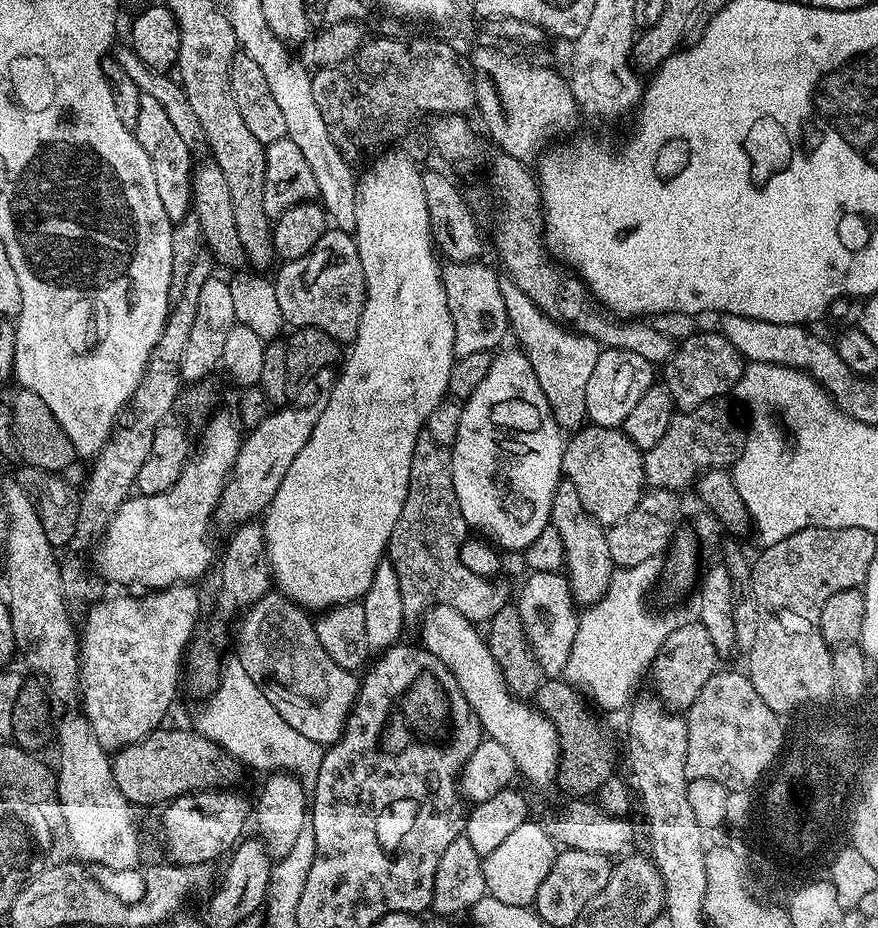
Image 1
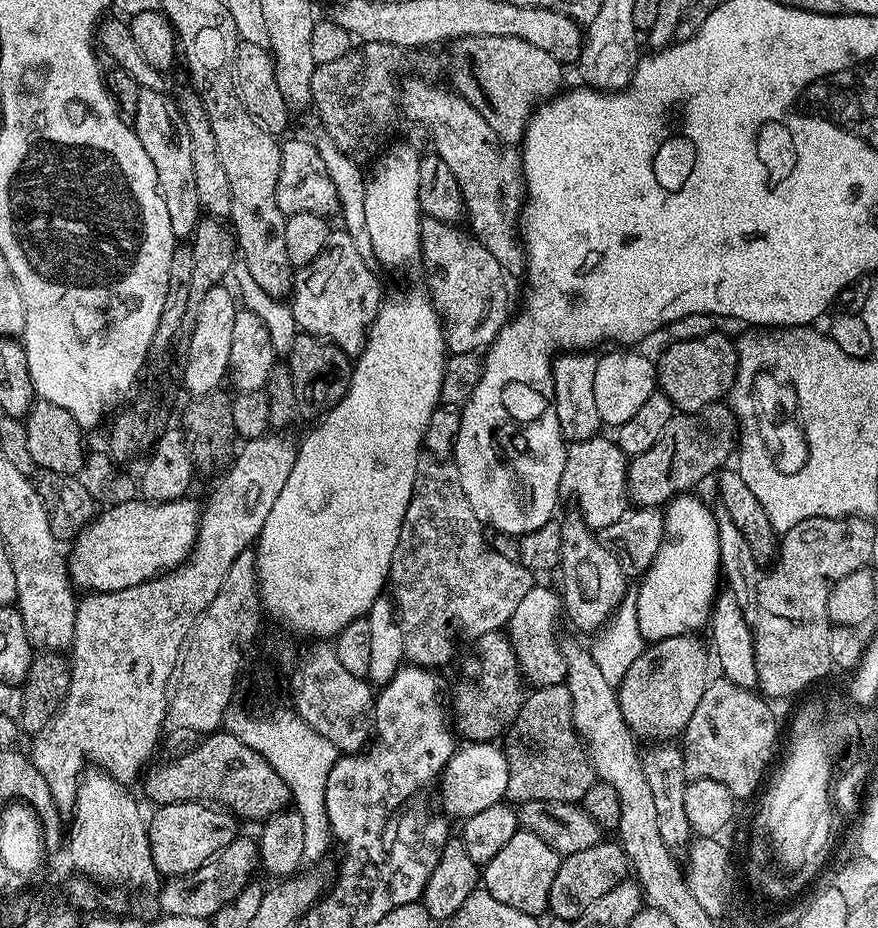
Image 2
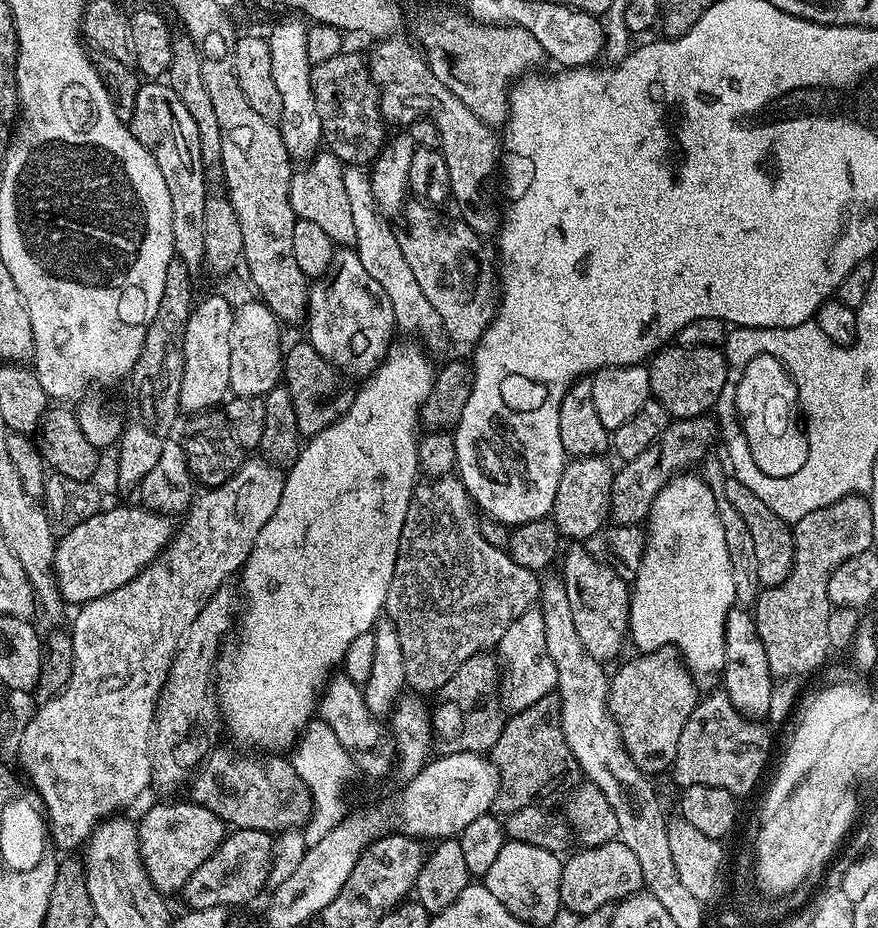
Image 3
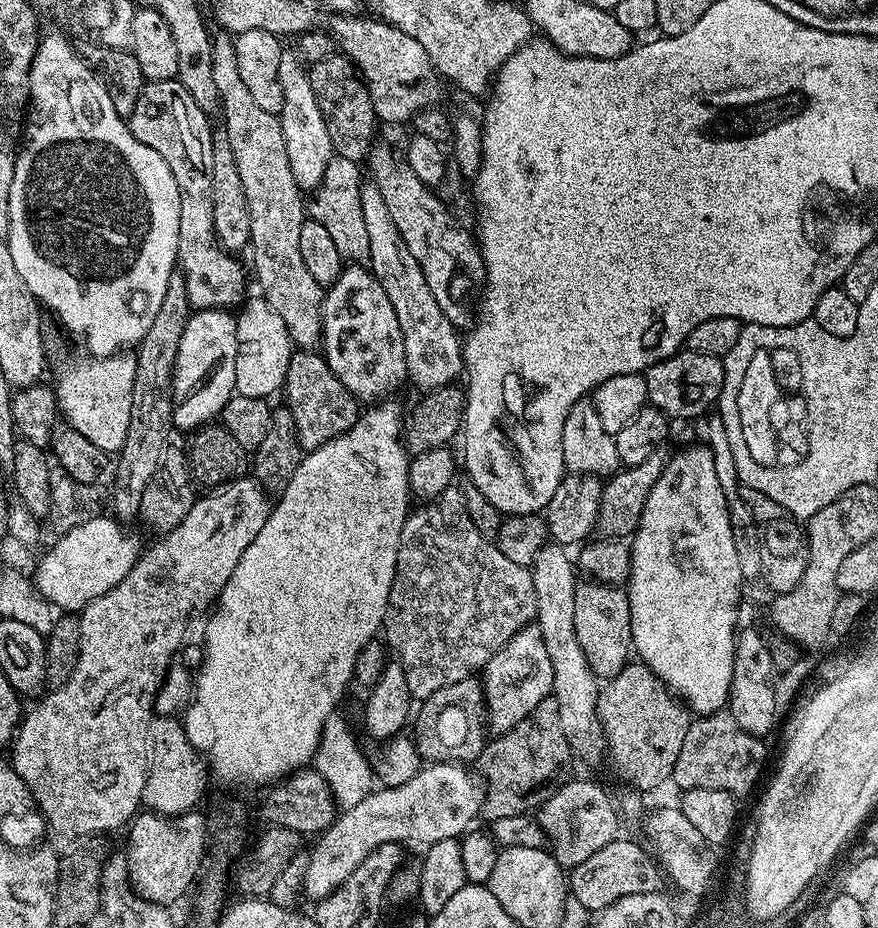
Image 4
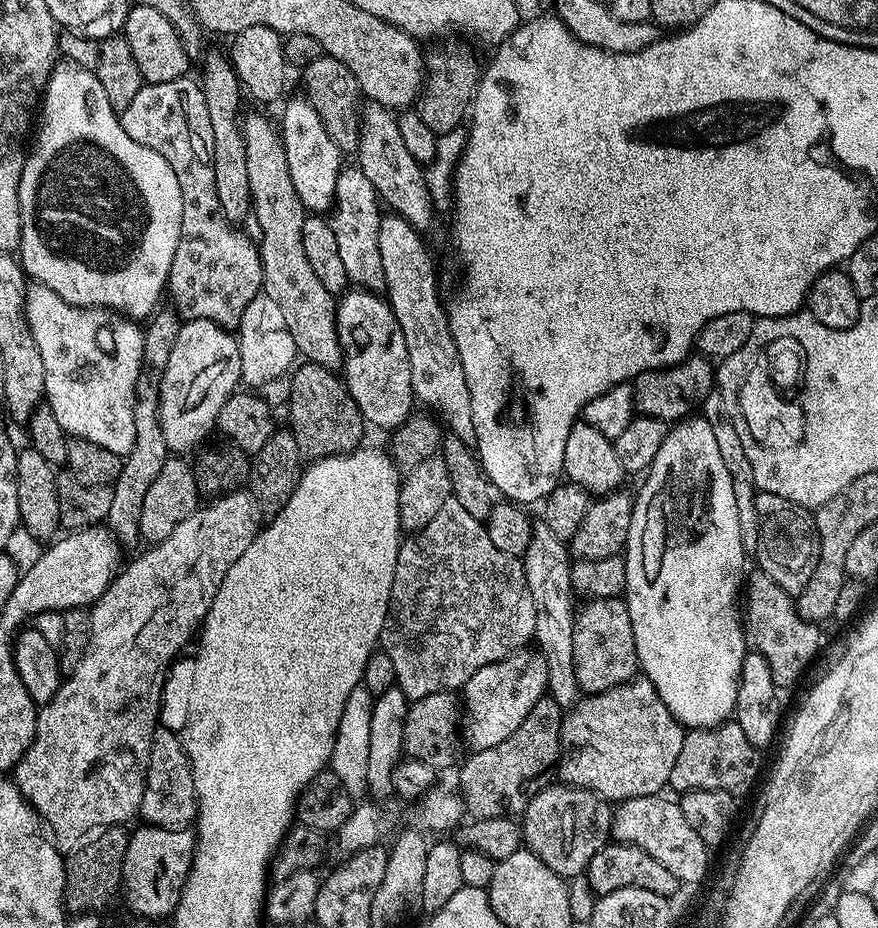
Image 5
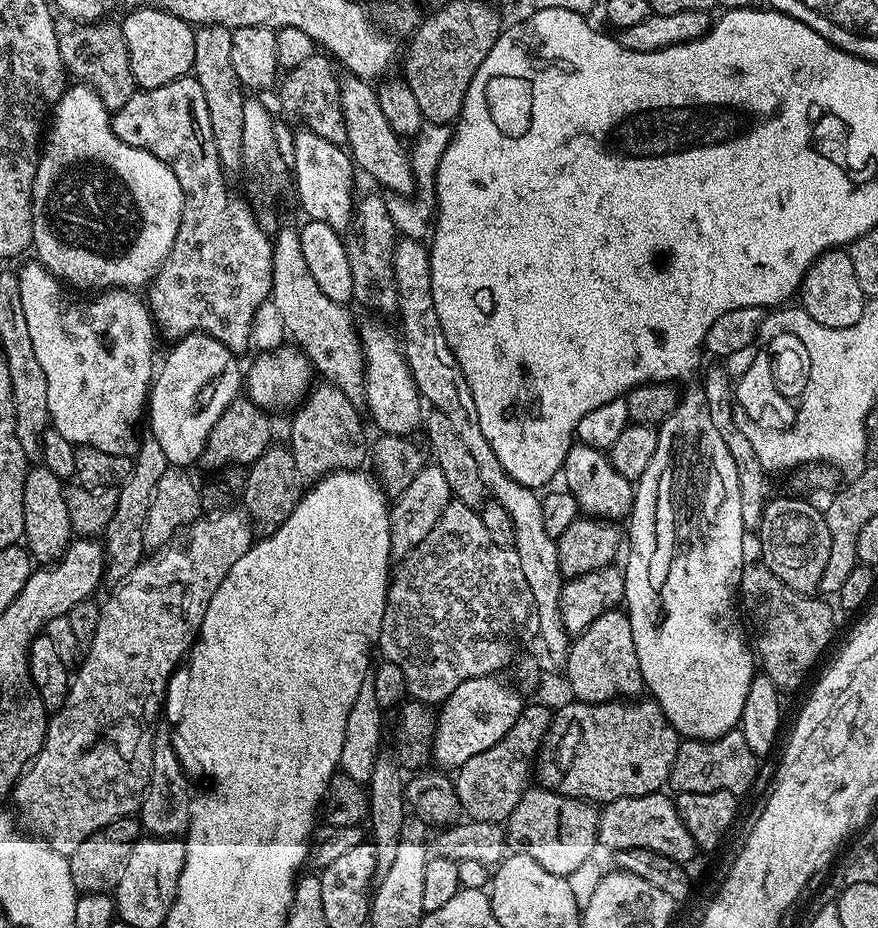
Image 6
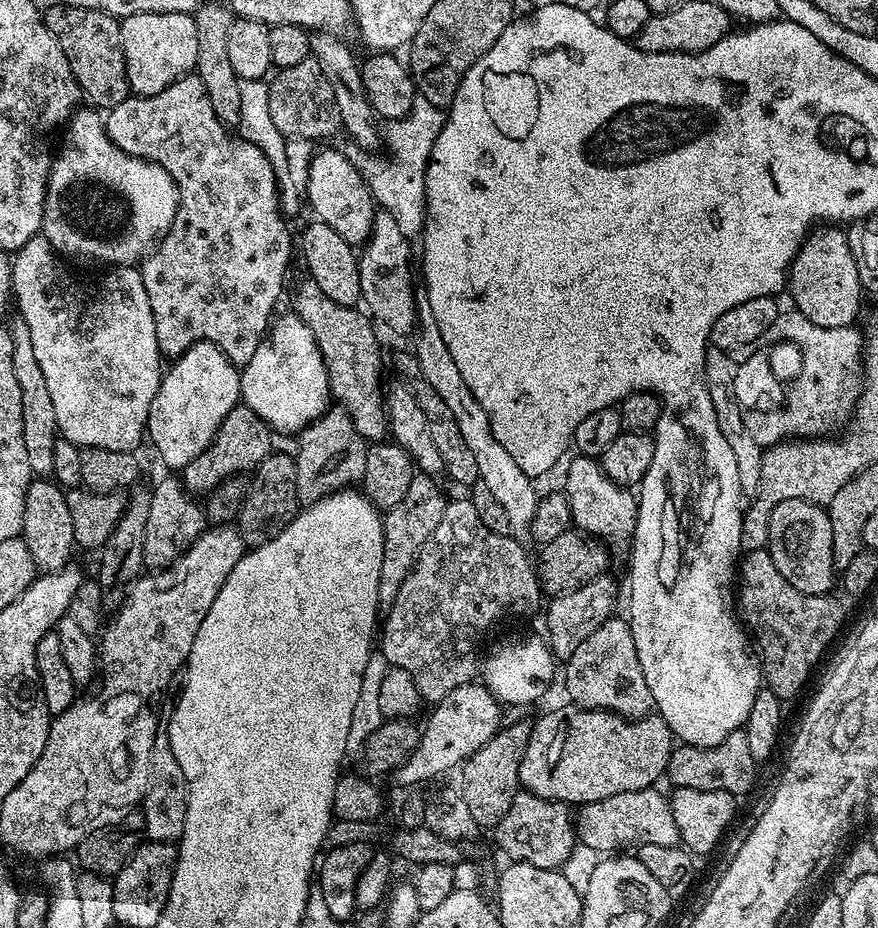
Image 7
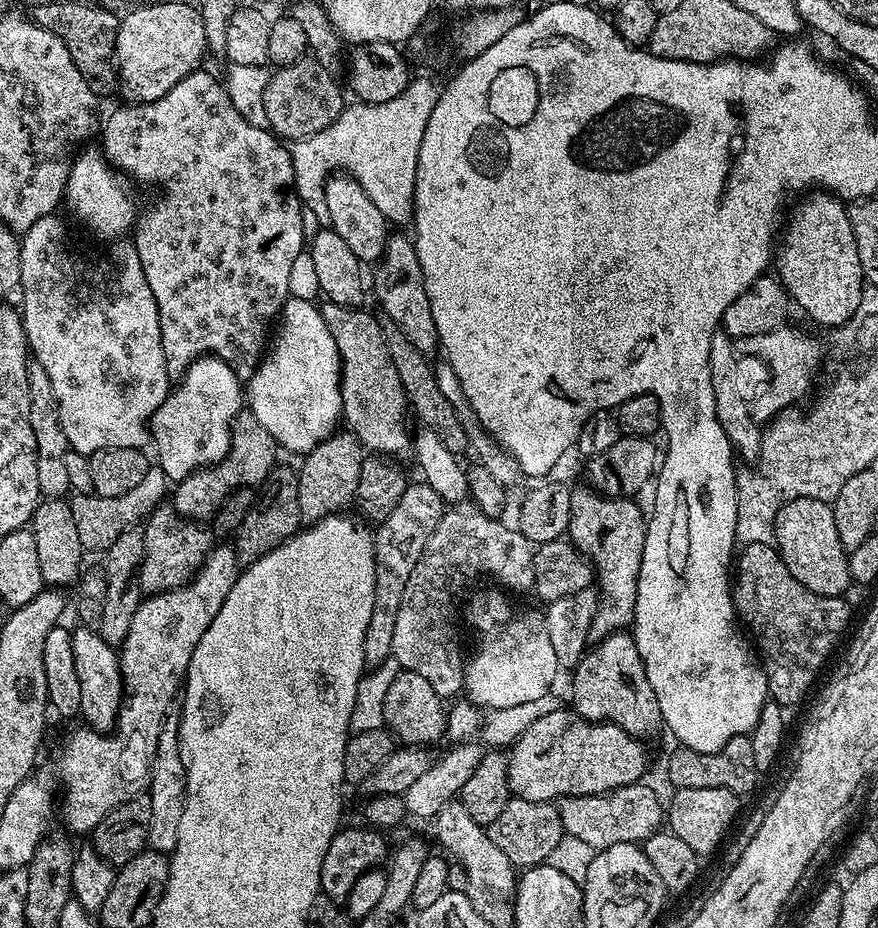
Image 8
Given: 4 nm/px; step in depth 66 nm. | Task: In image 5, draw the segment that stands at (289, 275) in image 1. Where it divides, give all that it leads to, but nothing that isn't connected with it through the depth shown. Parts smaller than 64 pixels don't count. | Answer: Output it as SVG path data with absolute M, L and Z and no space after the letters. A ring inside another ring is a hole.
M348 290L339 297L336 306L336 333L340 339L342 353L342 379L348 392L354 398L358 410L365 421L376 428L391 430L404 423L413 415L414 397L410 382L410 354L406 354L406 337L402 335L402 326L394 318L394 310L383 295L367 290Z

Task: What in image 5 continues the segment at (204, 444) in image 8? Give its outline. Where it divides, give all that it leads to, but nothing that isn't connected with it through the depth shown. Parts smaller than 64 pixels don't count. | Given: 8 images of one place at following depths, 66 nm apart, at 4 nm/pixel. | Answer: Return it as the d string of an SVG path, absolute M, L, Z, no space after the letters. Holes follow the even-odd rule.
M184 320L160 383L160 421L169 453L188 454L184 452L199 449L208 431L216 428L218 410L226 406L226 398L240 383L237 337L209 320Z

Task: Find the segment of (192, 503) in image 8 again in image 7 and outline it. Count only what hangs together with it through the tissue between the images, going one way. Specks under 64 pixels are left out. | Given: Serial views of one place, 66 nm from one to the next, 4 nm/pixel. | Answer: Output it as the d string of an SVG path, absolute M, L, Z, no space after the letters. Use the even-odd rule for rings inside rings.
M242 402L235 404L230 414L226 414L226 418L218 426L212 444L206 450L202 450L202 454L198 454L194 462L182 469L185 490L193 494L207 494L231 476L251 473L266 457L272 455L272 436L274 437L273 429L268 427L265 420L258 418L254 410L250 410Z

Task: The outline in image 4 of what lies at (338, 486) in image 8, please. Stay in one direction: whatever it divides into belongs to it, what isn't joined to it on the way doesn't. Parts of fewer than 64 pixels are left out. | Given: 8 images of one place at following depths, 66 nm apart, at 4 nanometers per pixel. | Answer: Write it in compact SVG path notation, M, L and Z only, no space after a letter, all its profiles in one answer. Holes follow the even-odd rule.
M316 350L293 351L286 369L282 387L286 407L294 418L294 430L305 453L313 452L318 446L330 442L356 421L358 401L355 396L338 382L334 370L325 362L323 355ZM357 407L357 408L356 408Z

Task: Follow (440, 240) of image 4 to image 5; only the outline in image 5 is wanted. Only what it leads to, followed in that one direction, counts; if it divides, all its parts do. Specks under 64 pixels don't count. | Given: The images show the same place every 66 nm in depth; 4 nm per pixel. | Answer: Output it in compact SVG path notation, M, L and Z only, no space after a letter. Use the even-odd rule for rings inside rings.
M365 103L360 110L360 141L354 153L355 163L370 178L370 186L374 186L377 196L385 205L388 204L395 215L401 216L417 230L425 230L432 224L434 203L427 189L425 169L406 150L406 142L402 142L402 134L398 130L398 122L393 109L383 108L380 104Z

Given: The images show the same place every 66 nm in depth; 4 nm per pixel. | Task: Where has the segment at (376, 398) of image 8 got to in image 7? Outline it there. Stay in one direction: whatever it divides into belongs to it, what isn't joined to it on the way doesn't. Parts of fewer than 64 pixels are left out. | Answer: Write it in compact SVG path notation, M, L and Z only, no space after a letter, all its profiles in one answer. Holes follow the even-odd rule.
M310 278L305 279L305 284L300 284L296 288L294 312L302 318L302 322L306 322L306 326L310 326L310 334L314 334L318 342L318 350L322 350L322 358L326 362L328 371L328 391L331 399L339 407L344 408L346 414L350 414L350 422L354 422L354 430L358 430L358 434L362 434L364 440L383 441L389 435L390 429L386 407L386 384L380 381L384 376L386 360L385 357L384 360L380 357L380 340L376 337L377 325L359 307L338 306L338 302L326 298L326 294L322 294L322 290L318 290L318 286Z

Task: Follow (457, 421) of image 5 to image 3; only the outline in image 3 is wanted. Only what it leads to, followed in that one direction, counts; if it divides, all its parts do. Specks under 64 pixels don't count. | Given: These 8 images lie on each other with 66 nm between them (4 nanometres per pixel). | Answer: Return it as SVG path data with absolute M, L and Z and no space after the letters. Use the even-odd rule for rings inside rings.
M348 166L344 169L344 181L346 195L350 201L350 214L354 214L356 253L358 258L362 258L362 266L366 266L366 271L373 278L378 278L378 286L386 290L386 298L390 298L390 306L394 310L397 329L401 333L417 332L421 336L419 339L423 347L429 353L435 354L444 347L449 347L450 341L444 335L442 318L438 318L438 310L434 310L434 306L430 306L426 299L426 294L422 294L422 286L418 286L418 278L414 278L414 270L410 262L406 262L406 254L402 254L401 237L395 236L391 226L384 221L387 219L382 215L380 206L374 198L369 173L363 167Z

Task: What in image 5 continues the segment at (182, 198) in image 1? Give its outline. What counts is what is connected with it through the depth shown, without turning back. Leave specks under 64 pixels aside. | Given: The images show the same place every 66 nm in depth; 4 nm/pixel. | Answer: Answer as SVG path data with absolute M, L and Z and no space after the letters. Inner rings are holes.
M181 78L174 82L145 83L134 94L130 106L119 113L120 125L134 142L142 142L142 146L150 146L166 162L170 162L170 170L178 178L178 186L184 199L182 214L182 230L178 250L174 250L174 262L170 266L166 296L171 307L184 320L209 320L218 326L236 330L243 311L250 300L262 292L264 275L260 261L259 247L248 236L239 232L240 228L225 220L220 212L218 194L215 193L214 170L212 169L212 138L209 111L206 110L206 98L203 97L201 85L194 79Z

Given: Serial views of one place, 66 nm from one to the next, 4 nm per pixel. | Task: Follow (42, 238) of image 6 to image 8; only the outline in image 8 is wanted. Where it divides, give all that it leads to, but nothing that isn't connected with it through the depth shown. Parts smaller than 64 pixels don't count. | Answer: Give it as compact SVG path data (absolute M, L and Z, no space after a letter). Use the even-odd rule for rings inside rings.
M81 151L72 161L72 169L64 187L63 207L80 224L85 224L96 236L107 242L116 242L133 231L138 220L136 200L128 189L129 177L115 168L99 151Z

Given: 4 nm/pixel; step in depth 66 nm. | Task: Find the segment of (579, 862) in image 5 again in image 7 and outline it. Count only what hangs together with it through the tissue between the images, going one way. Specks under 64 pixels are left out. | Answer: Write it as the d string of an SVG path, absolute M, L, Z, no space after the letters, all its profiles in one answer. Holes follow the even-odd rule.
M517 792L506 818L498 822L494 829L496 844L517 864L529 864L539 868L563 869L566 858L575 850L578 843L574 812L569 805L560 800L538 798L538 794Z

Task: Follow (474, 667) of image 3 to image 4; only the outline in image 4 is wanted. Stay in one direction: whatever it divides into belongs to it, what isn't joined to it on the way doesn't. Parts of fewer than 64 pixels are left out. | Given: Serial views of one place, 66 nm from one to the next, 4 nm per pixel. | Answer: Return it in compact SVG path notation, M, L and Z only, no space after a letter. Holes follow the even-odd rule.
M469 678L454 682L442 690L434 690L426 699L419 701L414 712L414 743L421 761L428 764L463 764L465 766L479 761L486 743L486 709L484 690L481 681ZM448 712L448 740L444 737L444 728L440 723Z

